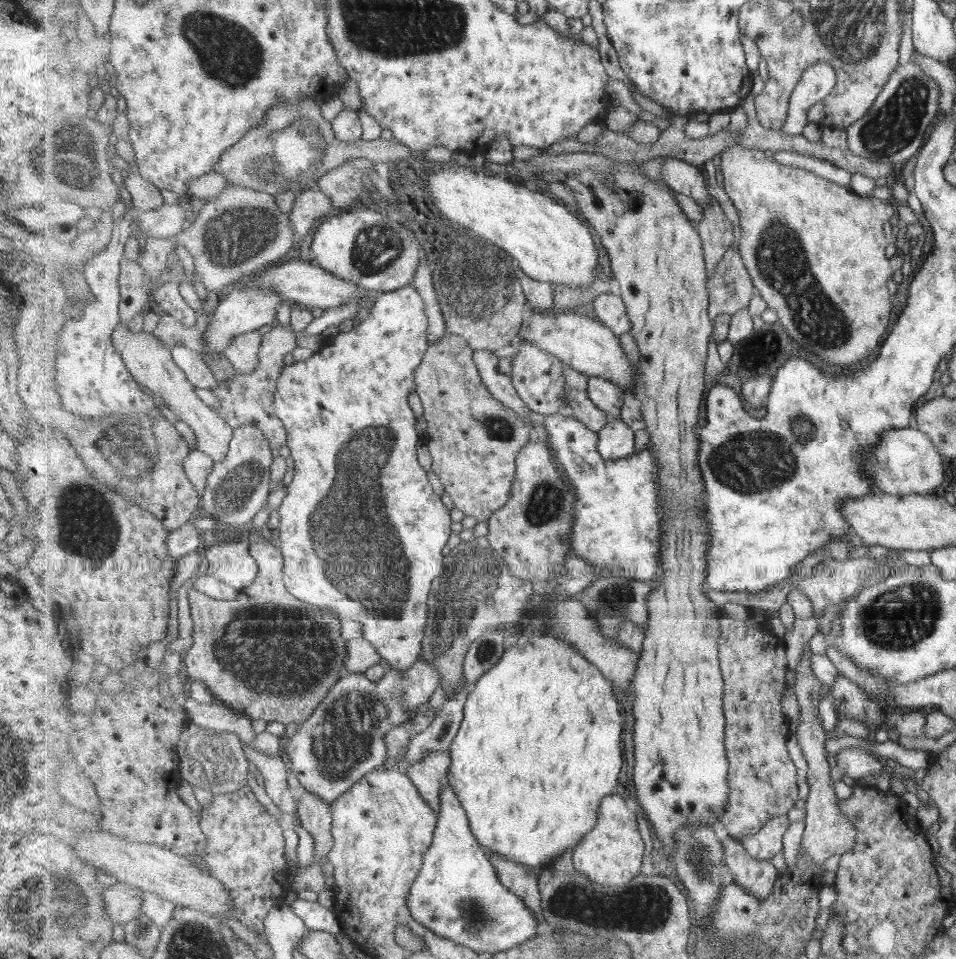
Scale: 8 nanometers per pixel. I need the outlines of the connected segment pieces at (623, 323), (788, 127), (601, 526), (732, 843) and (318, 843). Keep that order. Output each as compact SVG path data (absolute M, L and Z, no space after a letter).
M612 293L597 295L597 300L593 302L596 316L603 324L613 329L617 336L629 334L631 330L631 318L627 314L627 304L623 296Z
M819 61L809 66L791 95L789 115L782 132L801 135L805 124L812 120L811 108L825 102L838 84L838 71L827 61Z
M568 412L547 415L544 440L554 449L575 491L575 528L571 553L597 566L601 577L658 580L663 571L663 513L667 504L660 491L659 464L650 445L621 460L603 460L598 450L599 434Z
M727 836L724 840L726 865L732 873L733 883L747 888L753 896L767 898L778 882L777 868L769 860L757 860L737 838Z
M305 788L296 792L296 797L301 826L314 838L314 854L327 860L335 845L332 836L332 804Z

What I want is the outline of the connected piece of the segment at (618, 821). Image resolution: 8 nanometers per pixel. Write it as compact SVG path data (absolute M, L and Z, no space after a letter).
M611 794L602 800L598 824L573 850L575 868L593 883L627 886L643 868L647 846L639 832L639 822L633 804L626 796Z

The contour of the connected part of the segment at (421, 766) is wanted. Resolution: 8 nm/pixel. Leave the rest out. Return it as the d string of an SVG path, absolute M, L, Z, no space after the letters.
M432 751L419 763L406 769L427 804L437 814L441 810L441 791L450 786L448 776L451 760L450 754L445 751Z

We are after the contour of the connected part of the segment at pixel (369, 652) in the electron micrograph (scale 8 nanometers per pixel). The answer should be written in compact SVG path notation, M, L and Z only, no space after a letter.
M365 636L348 640L347 648L350 654L347 655L347 667L343 667L342 676L364 673L375 664L379 664L382 656L373 643Z

